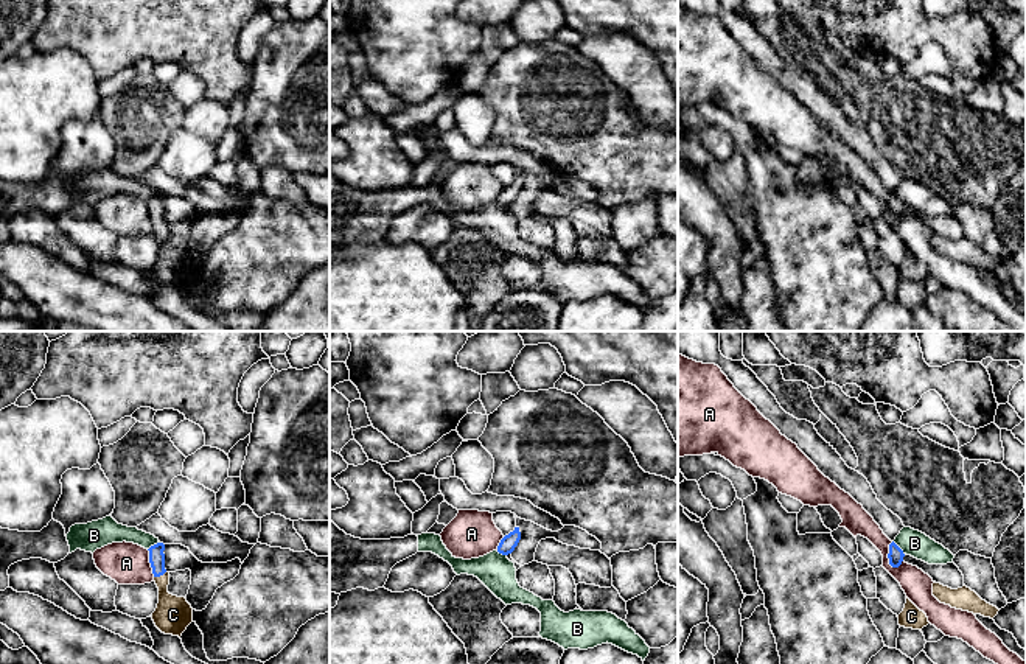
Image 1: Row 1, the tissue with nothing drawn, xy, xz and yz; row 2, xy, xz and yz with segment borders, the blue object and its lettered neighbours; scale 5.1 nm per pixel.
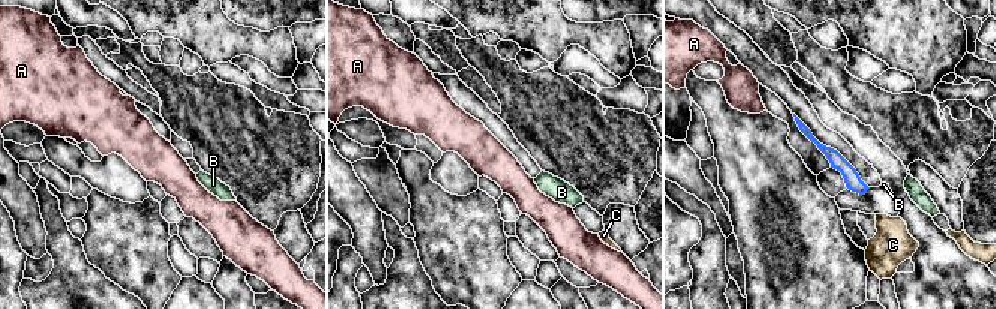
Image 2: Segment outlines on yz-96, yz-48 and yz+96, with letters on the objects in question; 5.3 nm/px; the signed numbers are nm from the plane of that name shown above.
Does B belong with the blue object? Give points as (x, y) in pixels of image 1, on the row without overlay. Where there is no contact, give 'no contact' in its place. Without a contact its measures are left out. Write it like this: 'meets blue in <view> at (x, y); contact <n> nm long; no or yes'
meets blue in yz at (899, 199); contact 90 nm long; no

